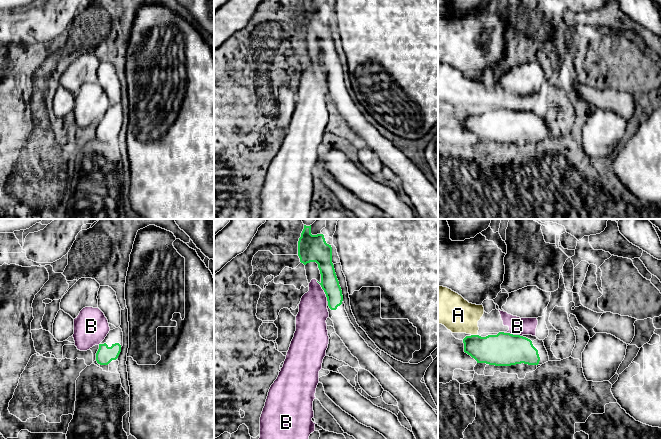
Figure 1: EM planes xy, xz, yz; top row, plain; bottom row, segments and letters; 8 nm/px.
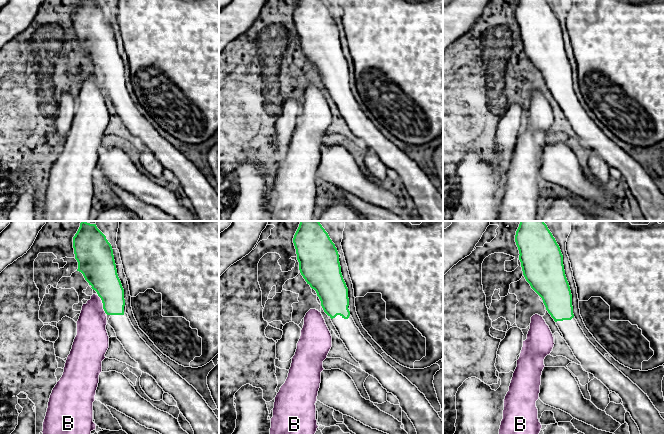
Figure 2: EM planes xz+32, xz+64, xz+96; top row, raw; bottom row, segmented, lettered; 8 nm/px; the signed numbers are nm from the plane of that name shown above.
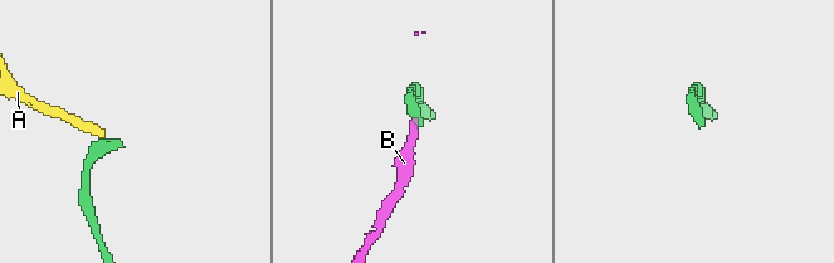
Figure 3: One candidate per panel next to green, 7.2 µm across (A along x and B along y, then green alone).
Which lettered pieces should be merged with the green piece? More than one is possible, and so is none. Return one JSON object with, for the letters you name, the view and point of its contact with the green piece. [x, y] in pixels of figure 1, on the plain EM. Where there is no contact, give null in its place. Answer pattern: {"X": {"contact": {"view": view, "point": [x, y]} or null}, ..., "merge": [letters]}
{"merge": []}

